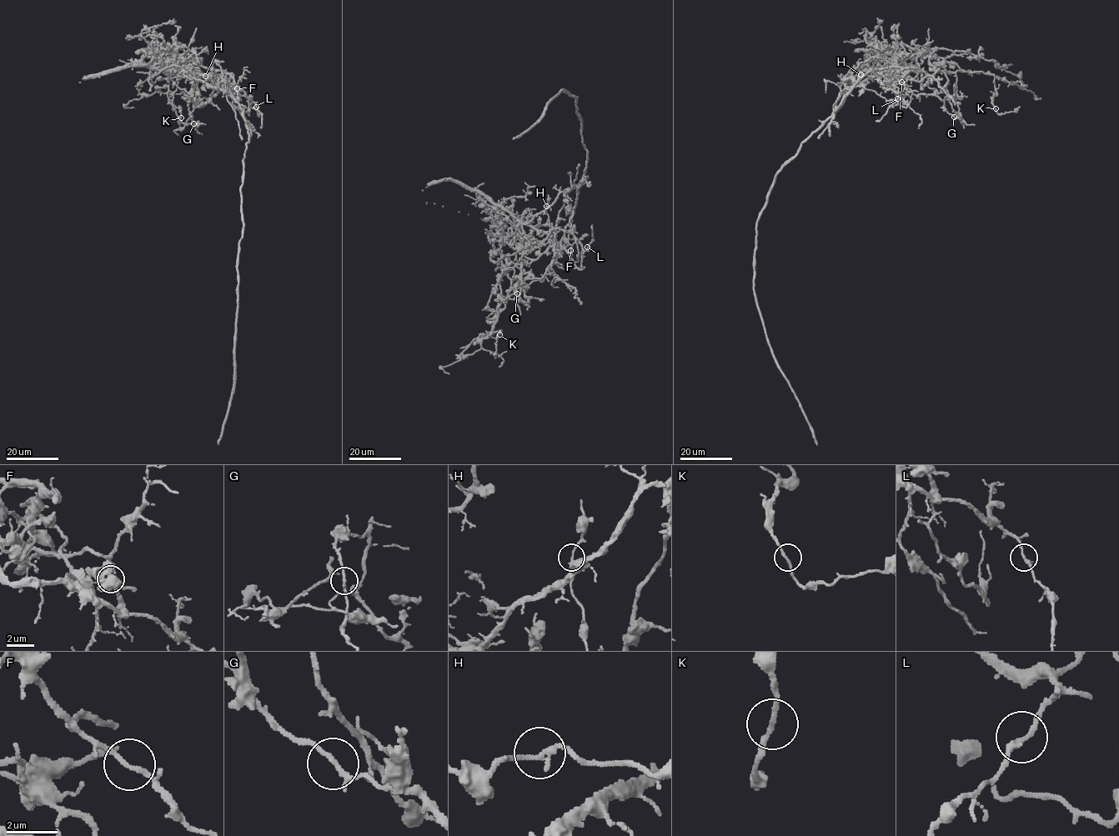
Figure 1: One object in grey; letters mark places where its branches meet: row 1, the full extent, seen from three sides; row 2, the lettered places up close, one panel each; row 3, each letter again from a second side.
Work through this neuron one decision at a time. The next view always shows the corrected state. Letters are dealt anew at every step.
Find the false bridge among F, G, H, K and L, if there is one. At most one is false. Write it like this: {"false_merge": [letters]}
{"false_merge": ["G"]}

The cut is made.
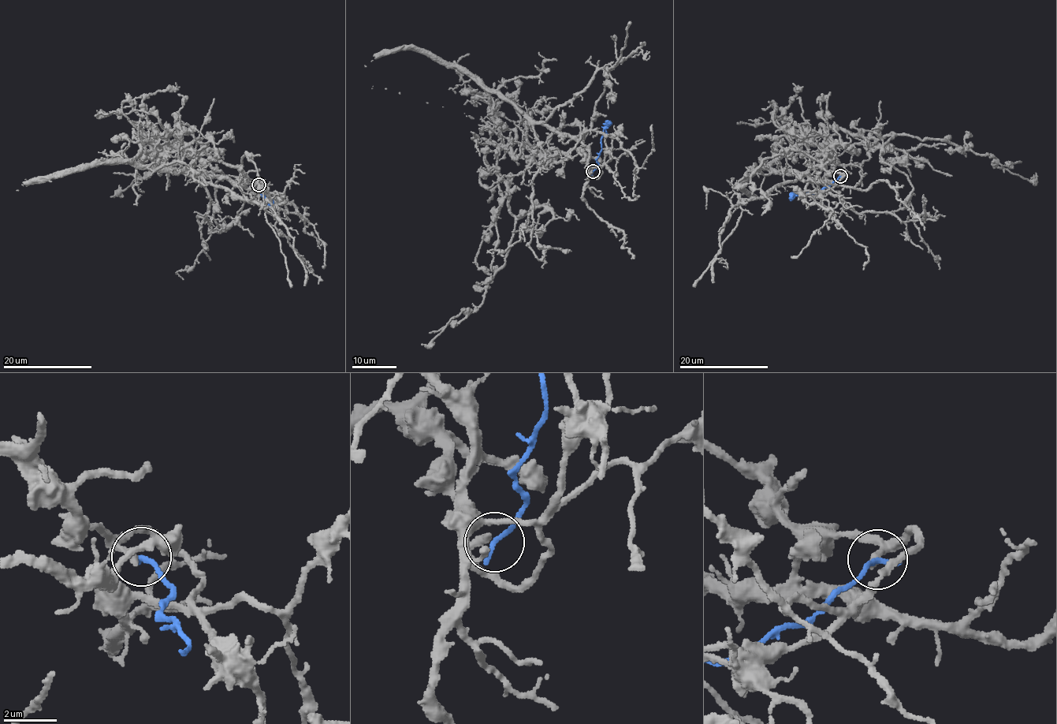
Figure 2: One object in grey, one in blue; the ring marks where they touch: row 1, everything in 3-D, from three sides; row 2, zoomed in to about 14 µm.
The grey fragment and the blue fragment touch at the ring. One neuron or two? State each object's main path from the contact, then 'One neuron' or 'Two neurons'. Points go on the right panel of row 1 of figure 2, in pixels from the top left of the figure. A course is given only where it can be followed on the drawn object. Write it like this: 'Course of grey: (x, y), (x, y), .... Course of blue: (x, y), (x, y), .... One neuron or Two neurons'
Course of grey: (839, 177), (820, 162), (831, 155), (829, 142), (830, 148), (874, 144), (894, 134), (988, 154), (1036, 185). Course of blue: (840, 177), (817, 192), (797, 193), (788, 199). Two neurons

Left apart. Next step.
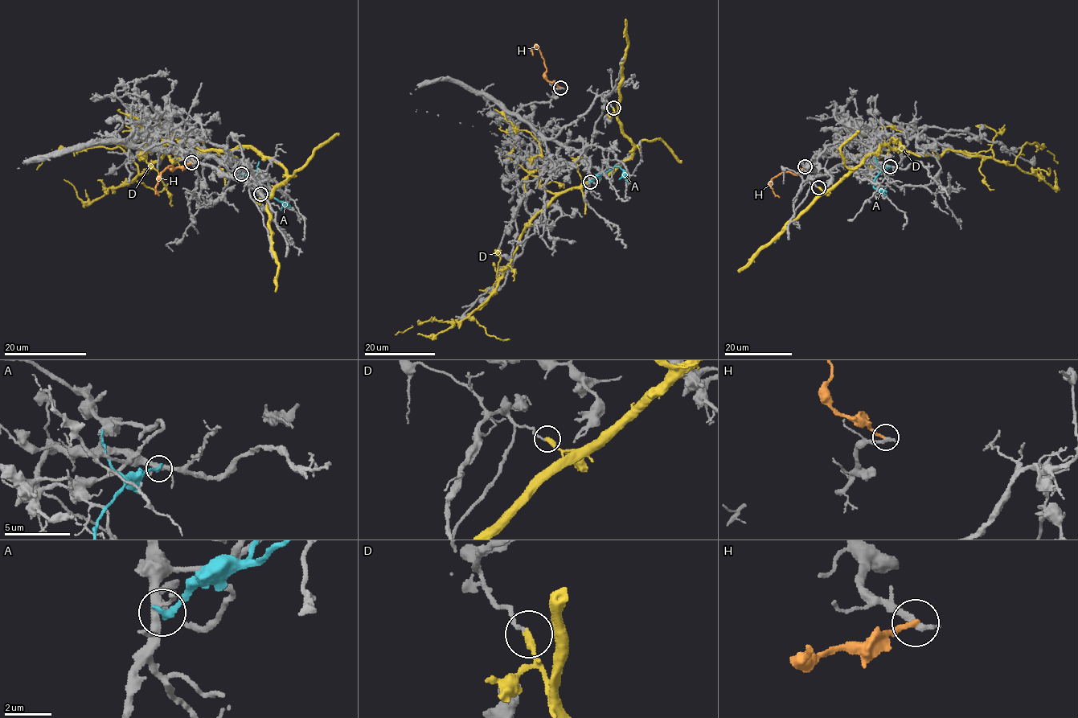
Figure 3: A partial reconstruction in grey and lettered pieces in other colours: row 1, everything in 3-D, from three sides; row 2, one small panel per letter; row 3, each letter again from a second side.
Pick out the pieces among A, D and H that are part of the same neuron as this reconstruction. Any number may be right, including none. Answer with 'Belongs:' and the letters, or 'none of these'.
Belongs: none of these

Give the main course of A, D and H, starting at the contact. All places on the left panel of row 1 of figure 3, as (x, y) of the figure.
A: (241, 174), (256, 177), (276, 199), (285, 202), (290, 207)
D: (260, 193), (288, 173), (243, 146), (165, 152), (140, 174), (118, 146), (67, 149), (36, 170)
H: (191, 162), (174, 168), (169, 166), (161, 173), (155, 190), (158, 195)

